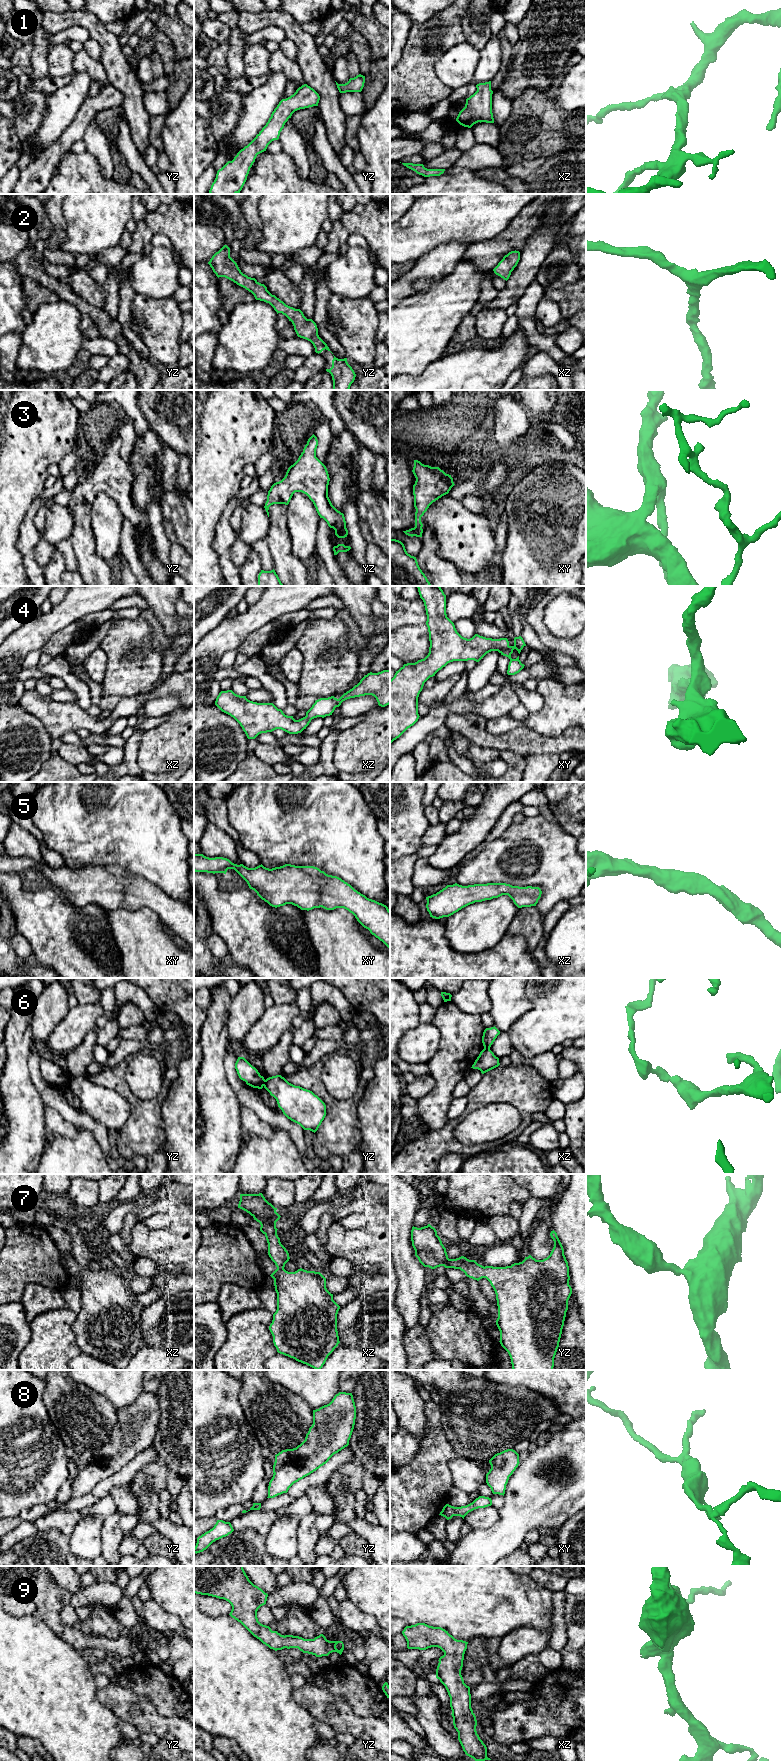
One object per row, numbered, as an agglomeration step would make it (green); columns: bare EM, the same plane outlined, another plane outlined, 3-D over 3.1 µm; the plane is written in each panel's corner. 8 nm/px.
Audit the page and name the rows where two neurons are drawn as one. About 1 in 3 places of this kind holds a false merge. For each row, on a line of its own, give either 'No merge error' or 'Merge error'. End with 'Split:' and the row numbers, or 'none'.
1: No merge error
2: No merge error
3: No merge error
4: No merge error
5: No merge error
6: Merge error
7: No merge error
8: No merge error
9: No merge error
Split: 6

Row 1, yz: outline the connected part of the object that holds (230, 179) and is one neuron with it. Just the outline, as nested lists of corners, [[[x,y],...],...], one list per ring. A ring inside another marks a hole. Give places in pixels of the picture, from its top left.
[[[307,84],[299,87],[296,92],[286,99],[282,99],[271,114],[266,125],[256,135],[256,137],[243,149],[241,149],[232,161],[228,161],[221,169],[217,171],[216,178],[209,190],[210,194],[237,194],[242,190],[250,168],[258,154],[266,151],[268,145],[278,140],[280,132],[284,128],[285,123],[291,118],[292,114],[300,109],[305,109],[313,106],[318,106],[320,100],[319,94]]]

